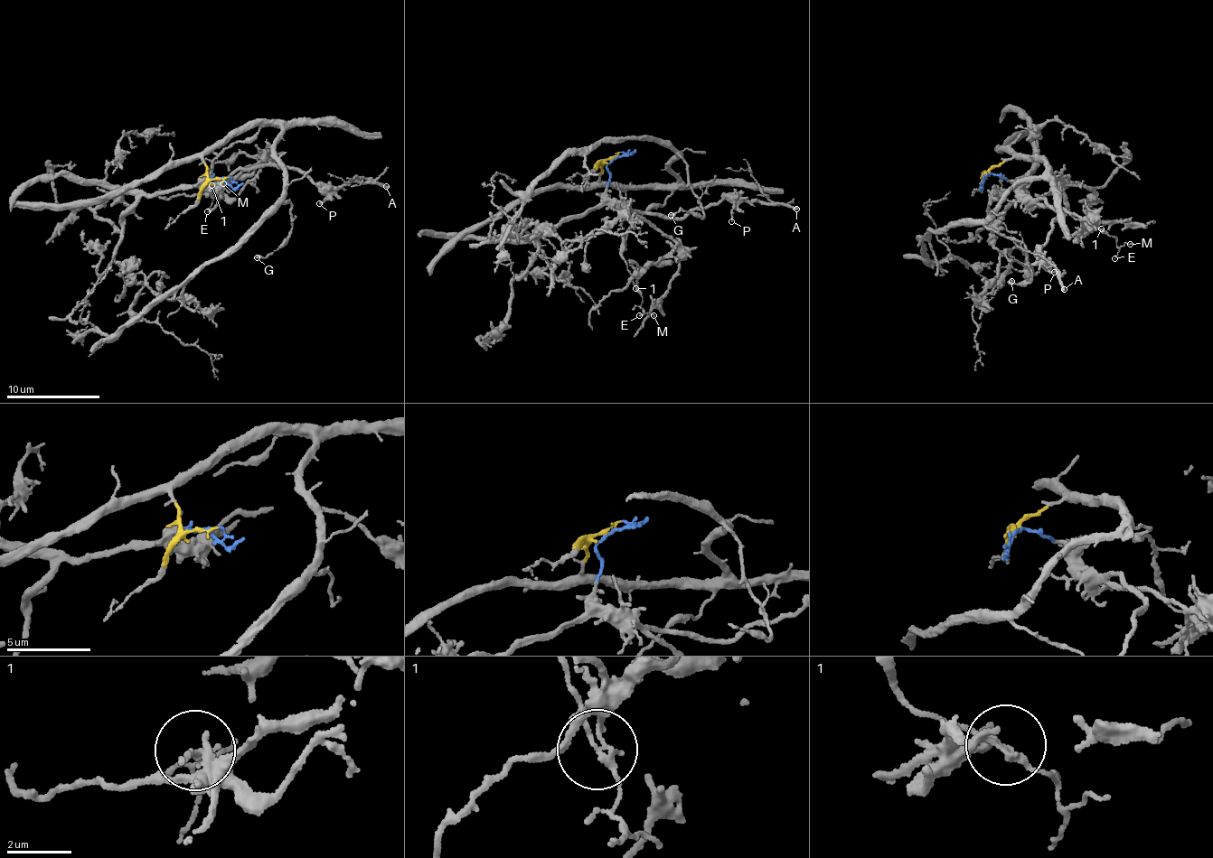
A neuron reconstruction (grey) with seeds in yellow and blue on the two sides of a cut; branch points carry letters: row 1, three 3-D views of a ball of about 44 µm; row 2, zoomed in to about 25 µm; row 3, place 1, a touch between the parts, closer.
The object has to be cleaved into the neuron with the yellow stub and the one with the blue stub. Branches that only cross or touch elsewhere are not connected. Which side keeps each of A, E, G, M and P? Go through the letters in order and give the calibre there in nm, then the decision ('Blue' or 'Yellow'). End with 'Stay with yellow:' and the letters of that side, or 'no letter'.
A: Thickness 240 nm. Blue
E: Thickness 90 nm. Yellow
G: Thickness 200 nm. Yellow
M: Thickness 110 nm. Yellow
P: Thickness 140 nm. Blue
Stay with yellow: E, G, M

